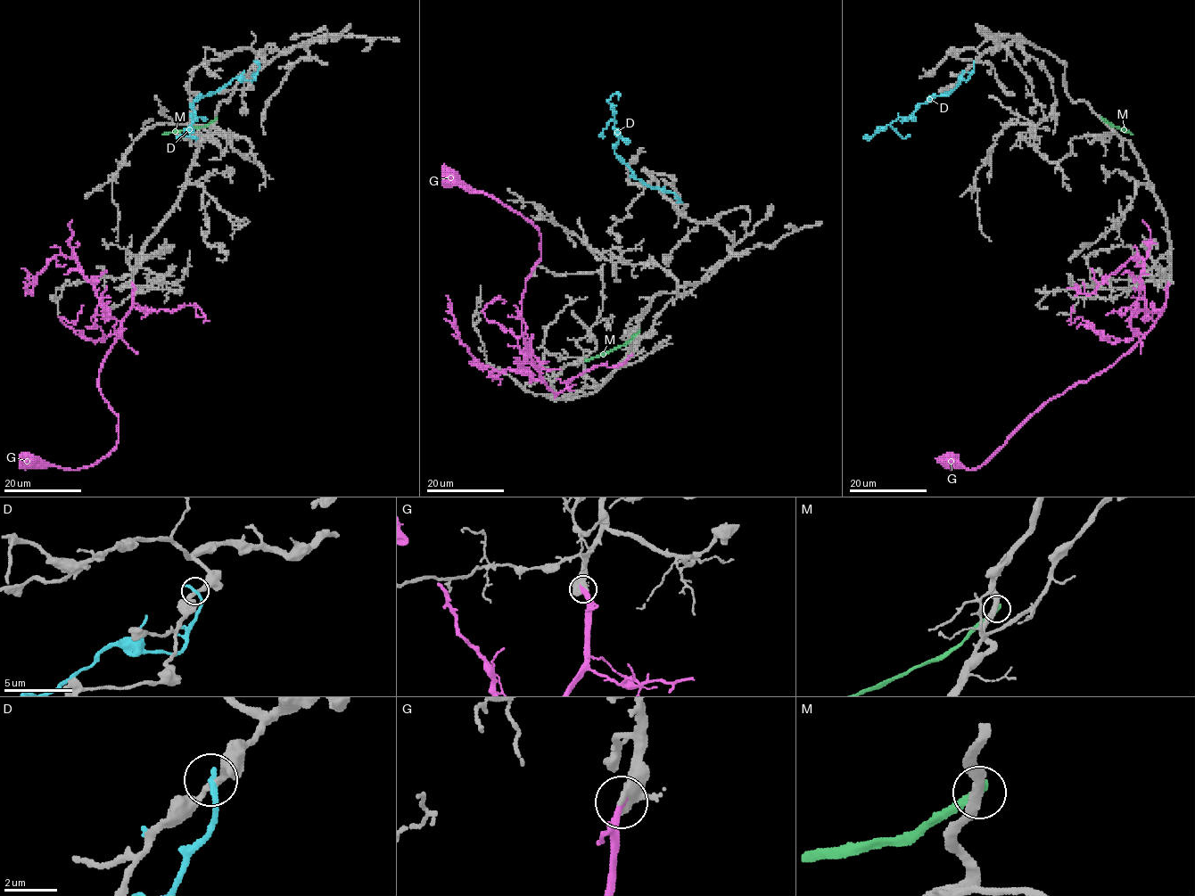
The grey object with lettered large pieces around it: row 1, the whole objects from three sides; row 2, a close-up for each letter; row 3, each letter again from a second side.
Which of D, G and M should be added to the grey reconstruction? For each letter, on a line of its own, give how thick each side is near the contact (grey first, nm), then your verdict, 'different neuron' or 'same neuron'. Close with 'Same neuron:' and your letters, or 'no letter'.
D: 240/280 nm | different neuron
G: 500/340 nm | same neuron
M: 360/320 nm | different neuron
Same neuron: G

